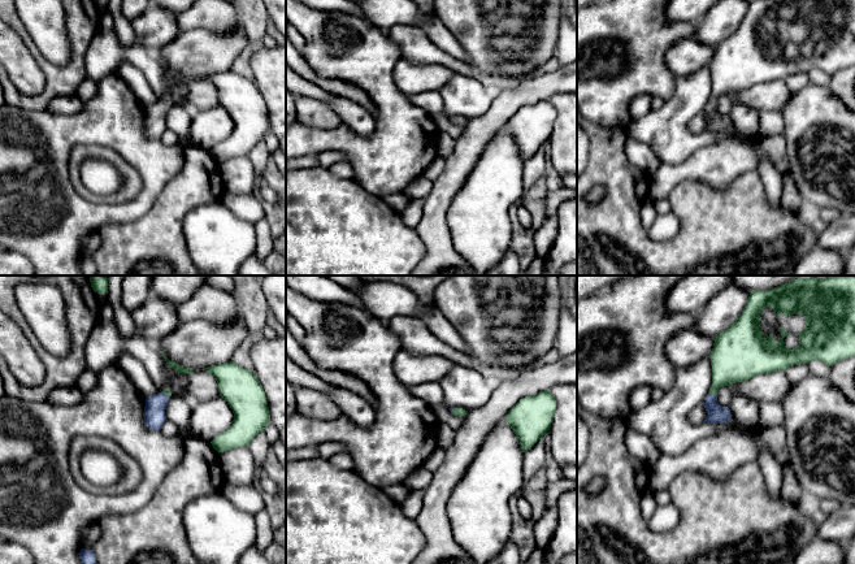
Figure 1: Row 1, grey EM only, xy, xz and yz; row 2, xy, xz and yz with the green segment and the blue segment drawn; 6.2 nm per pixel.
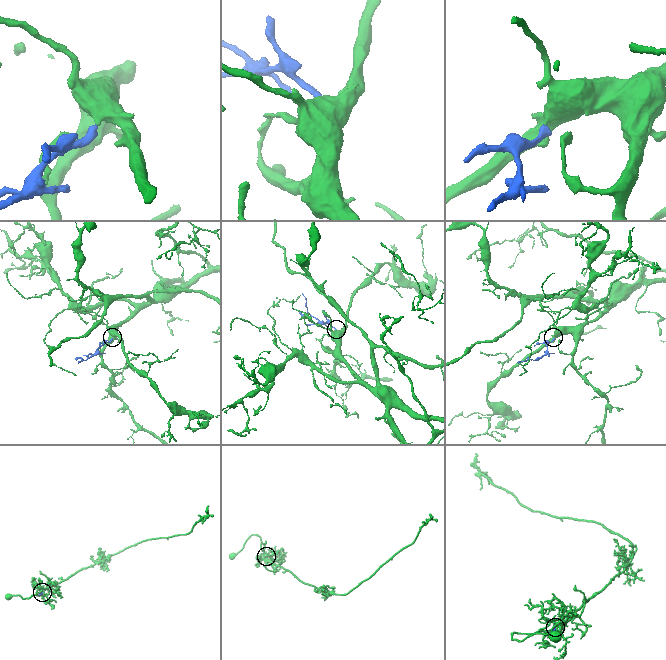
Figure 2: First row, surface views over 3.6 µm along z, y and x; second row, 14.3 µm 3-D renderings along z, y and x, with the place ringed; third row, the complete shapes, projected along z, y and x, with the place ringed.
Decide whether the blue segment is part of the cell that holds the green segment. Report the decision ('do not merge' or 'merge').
merge

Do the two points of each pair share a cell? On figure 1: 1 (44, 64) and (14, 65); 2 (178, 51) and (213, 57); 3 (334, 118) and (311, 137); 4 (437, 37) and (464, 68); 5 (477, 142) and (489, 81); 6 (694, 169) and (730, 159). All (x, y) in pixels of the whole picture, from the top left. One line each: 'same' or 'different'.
1: different
2: same
3: different
4: different
5: different
6: same

